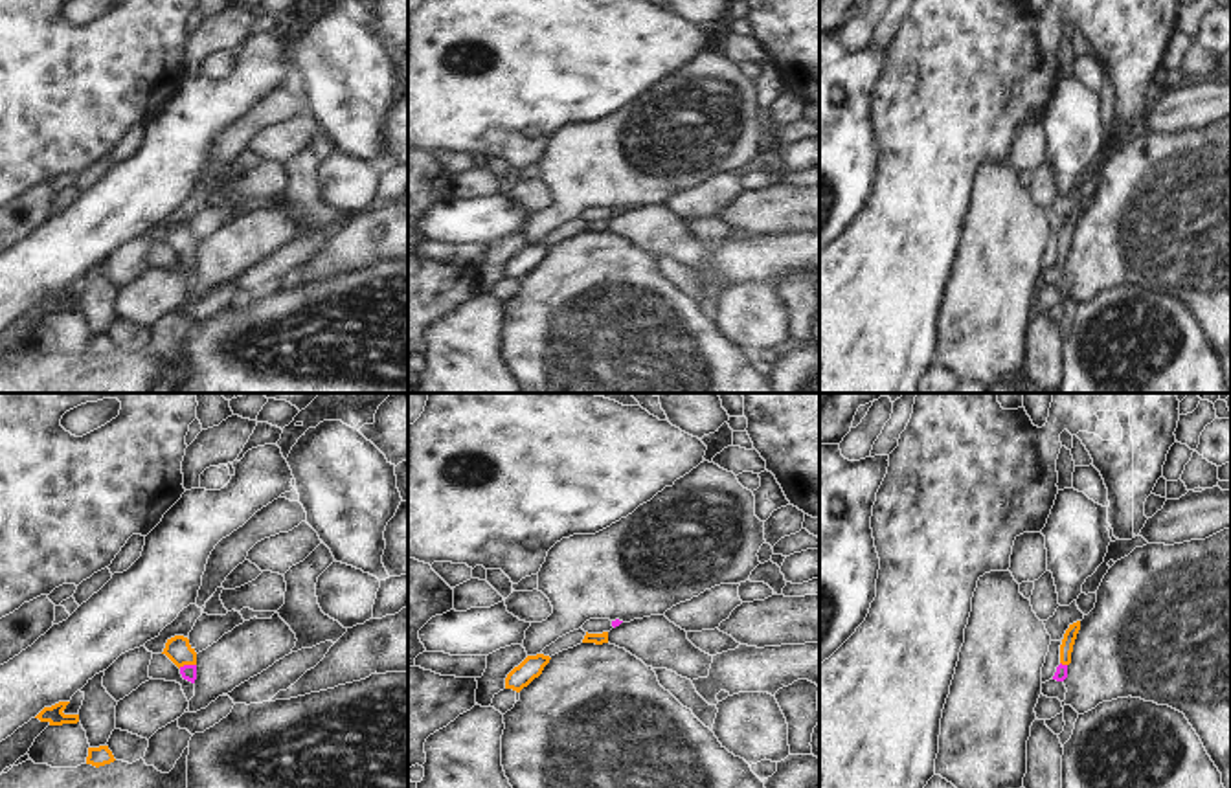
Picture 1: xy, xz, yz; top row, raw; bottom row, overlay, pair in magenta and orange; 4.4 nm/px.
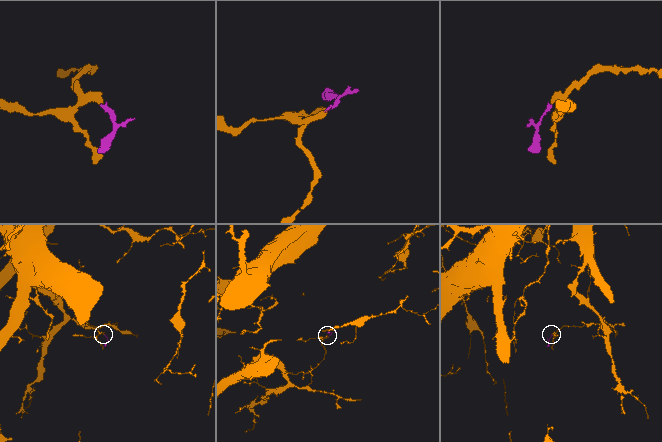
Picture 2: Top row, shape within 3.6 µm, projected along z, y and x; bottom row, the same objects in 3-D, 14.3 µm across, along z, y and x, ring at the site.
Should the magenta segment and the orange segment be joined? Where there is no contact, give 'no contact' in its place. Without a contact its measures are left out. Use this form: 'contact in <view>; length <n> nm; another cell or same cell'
contact in xy; length 80 nm; same cell

